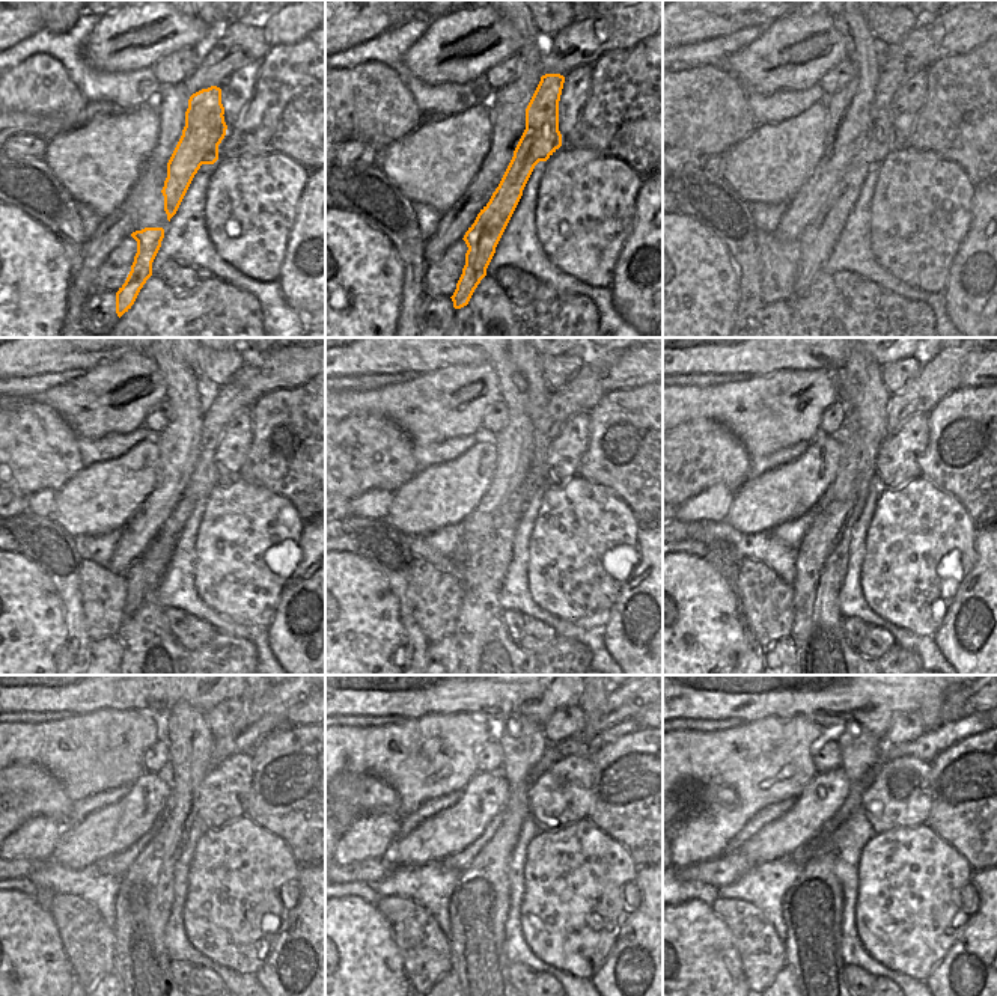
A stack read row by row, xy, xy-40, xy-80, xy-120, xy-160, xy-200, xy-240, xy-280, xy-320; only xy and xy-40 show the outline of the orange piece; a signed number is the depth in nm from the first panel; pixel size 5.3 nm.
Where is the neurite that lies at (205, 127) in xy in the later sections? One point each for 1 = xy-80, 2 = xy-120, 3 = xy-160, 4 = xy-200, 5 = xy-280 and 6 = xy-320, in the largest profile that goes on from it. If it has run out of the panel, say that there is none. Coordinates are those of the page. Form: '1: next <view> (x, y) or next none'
1: next xy-80 (817, 243)
2: next xy-120 (142, 579)
3: next xy-160 (585, 391)
4: next xy-200 (940, 371)
5: next xy-280 (618, 705)
6: next xy-320 (957, 705)

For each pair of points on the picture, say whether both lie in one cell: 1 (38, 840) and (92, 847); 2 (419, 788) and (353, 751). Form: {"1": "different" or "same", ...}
{"1": "different", "2": "same"}

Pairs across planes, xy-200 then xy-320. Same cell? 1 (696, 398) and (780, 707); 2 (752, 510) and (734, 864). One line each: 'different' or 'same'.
1: different
2: different

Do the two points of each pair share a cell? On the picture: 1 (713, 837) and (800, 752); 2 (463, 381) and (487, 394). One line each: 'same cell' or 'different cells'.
1: same cell
2: same cell

